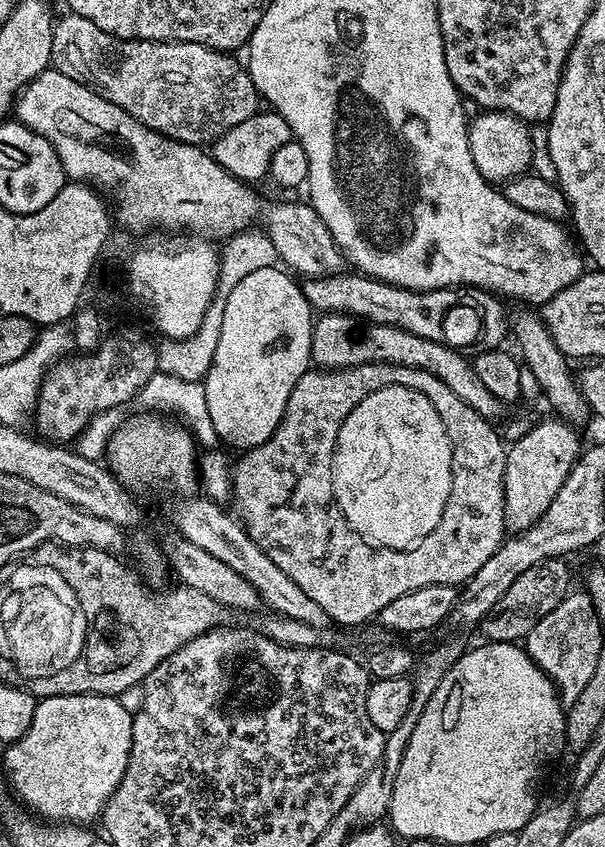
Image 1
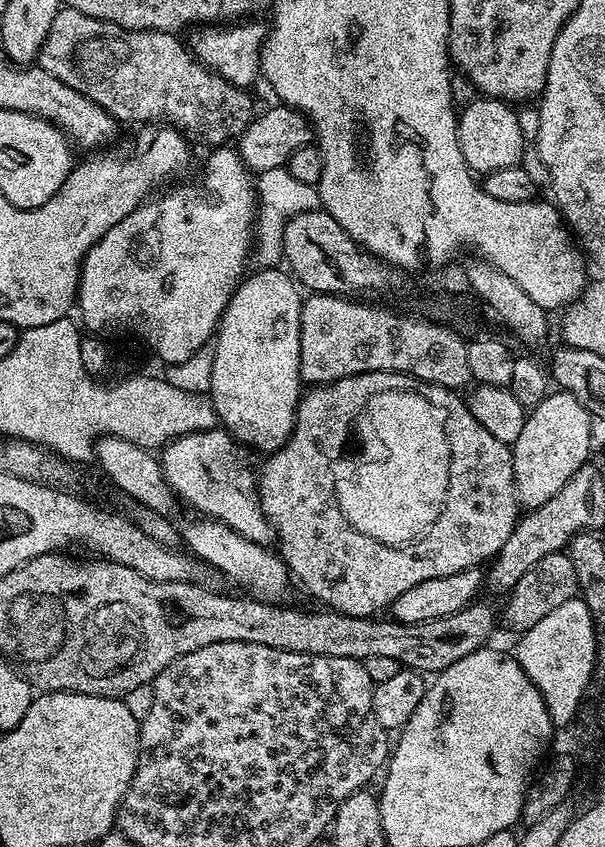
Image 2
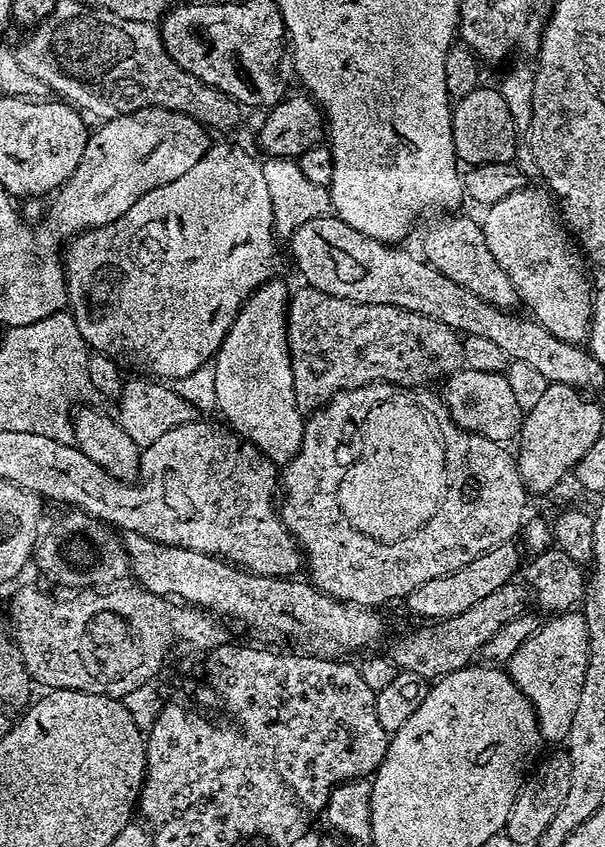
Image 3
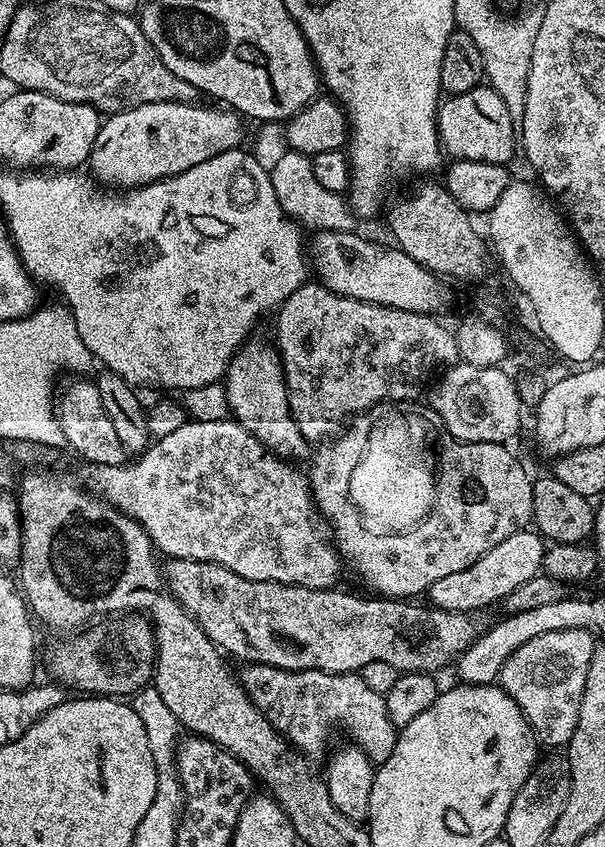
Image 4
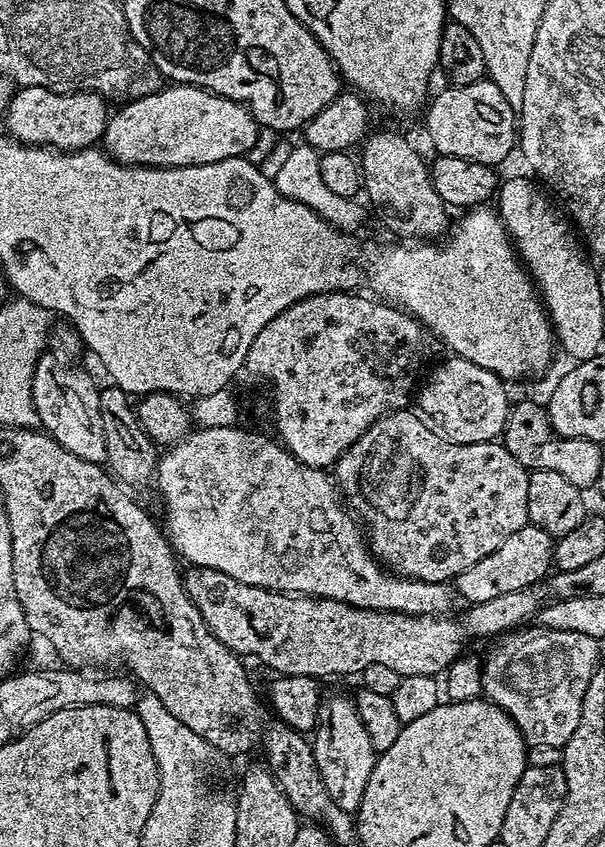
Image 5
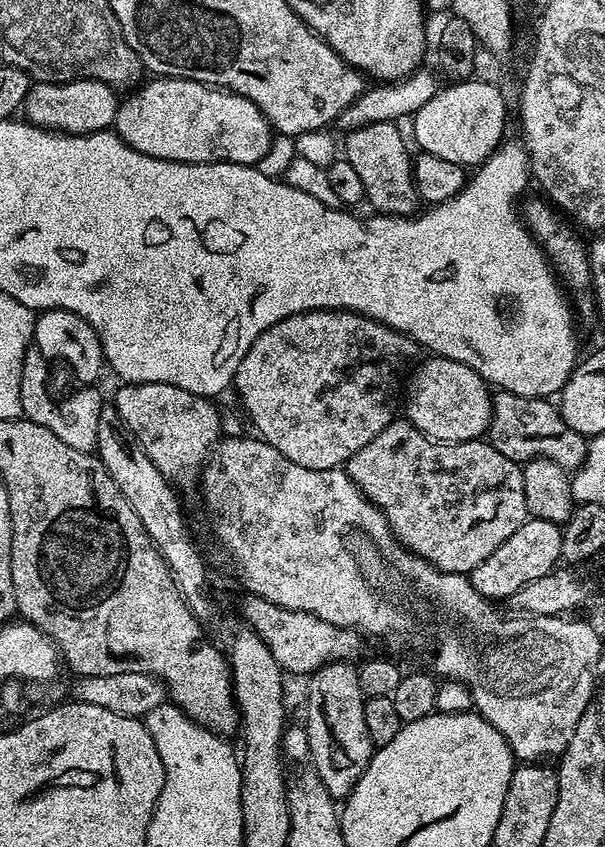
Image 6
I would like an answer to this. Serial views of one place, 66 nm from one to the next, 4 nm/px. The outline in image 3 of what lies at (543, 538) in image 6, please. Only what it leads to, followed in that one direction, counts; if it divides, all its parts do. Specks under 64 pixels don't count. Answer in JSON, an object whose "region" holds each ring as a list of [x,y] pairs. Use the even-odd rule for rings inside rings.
{"region":[[[512,542],[499,544],[494,550],[474,558],[474,562],[466,562],[466,566],[462,566],[450,574],[442,574],[442,578],[422,582],[422,586],[418,586],[418,590],[414,590],[406,597],[406,605],[408,604],[409,610],[414,615],[425,616],[423,619],[428,622],[454,618],[458,614],[470,610],[470,606],[478,606],[478,602],[482,598],[488,597],[493,590],[498,590],[498,586],[513,583],[515,576],[512,575],[516,571],[516,575],[521,571],[521,549],[519,547],[516,549],[516,546]]]}

